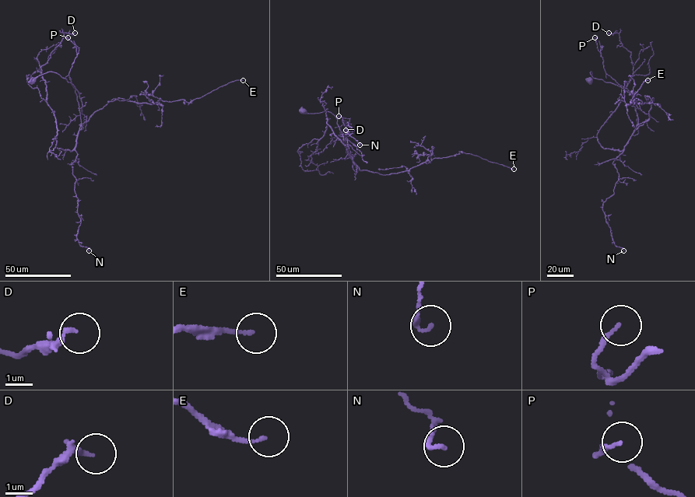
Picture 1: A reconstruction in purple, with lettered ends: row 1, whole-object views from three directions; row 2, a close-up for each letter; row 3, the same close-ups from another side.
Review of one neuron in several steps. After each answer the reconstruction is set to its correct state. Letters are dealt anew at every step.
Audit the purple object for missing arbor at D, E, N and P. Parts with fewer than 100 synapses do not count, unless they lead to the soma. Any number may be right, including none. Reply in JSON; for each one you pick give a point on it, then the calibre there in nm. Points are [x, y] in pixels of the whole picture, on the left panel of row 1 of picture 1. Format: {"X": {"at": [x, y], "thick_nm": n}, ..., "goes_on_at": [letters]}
{"E": {"at": [243, 80], "thick_nm": 140}, "goes_on_at": ["E"]}

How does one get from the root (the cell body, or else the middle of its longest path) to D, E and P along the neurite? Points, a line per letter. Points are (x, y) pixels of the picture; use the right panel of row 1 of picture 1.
D: (590, 81), (591, 71), (621, 86), (651, 116), (621, 151), (597, 141), (633, 72), (619, 34), (609, 33)
E: (590, 81), (591, 71), (594, 78), (626, 90), (650, 115), (647, 120), (654, 99), (630, 101), (647, 80)
P: (590, 81), (591, 71), (594, 78), (621, 86), (651, 117), (638, 123), (633, 95), (606, 73), (594, 37)

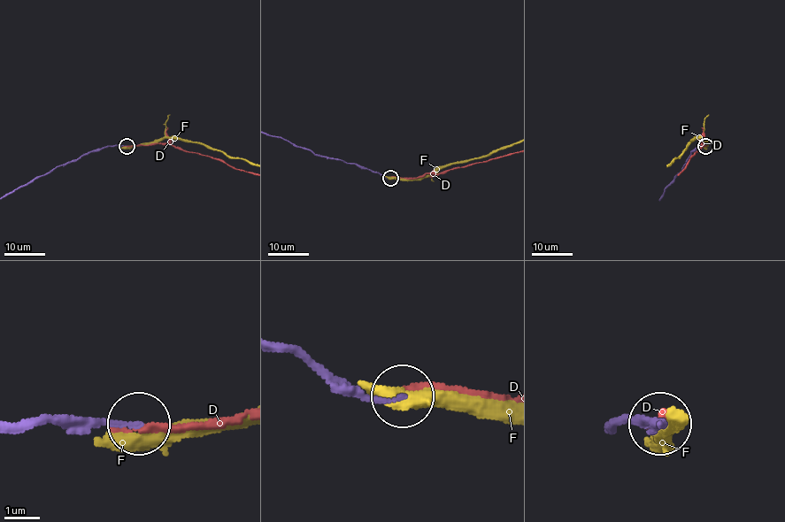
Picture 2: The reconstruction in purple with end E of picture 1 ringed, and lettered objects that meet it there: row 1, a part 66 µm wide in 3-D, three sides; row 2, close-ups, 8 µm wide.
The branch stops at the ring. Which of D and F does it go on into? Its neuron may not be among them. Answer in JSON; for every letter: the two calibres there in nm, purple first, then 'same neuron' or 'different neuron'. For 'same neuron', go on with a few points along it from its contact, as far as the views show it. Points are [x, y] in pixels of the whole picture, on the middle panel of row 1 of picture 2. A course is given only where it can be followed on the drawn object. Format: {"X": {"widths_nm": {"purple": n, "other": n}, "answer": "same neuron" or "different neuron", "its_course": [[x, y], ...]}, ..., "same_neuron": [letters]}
{"D": {"widths_nm": {"purple": 190, "other": 180}, "answer": "same neuron"}, "F": {"widths_nm": {"purple": 180, "other": 550}, "answer": "different neuron"}, "same_neuron": ["D"]}

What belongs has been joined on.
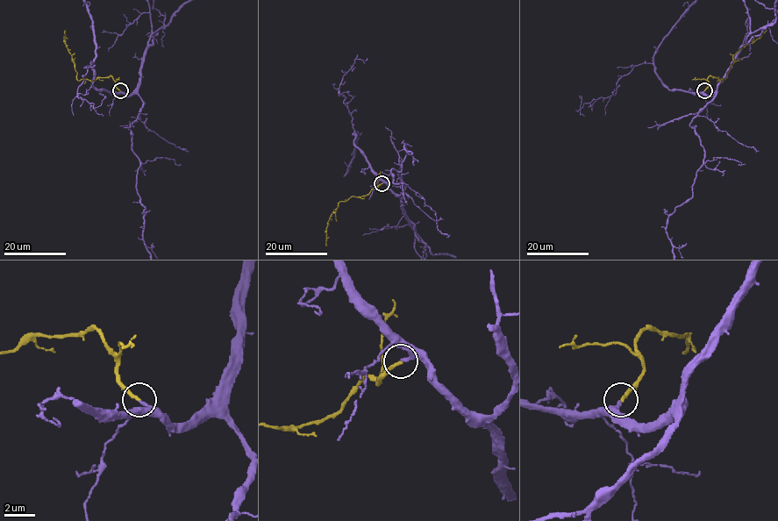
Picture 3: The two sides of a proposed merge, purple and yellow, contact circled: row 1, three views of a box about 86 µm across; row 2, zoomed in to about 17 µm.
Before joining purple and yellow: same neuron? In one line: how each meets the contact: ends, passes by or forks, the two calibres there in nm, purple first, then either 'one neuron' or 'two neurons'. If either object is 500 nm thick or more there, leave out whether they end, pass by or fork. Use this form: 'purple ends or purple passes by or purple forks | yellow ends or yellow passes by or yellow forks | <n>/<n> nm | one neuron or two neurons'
purple ends | yellow ends | 220/240 nm | one neuron

